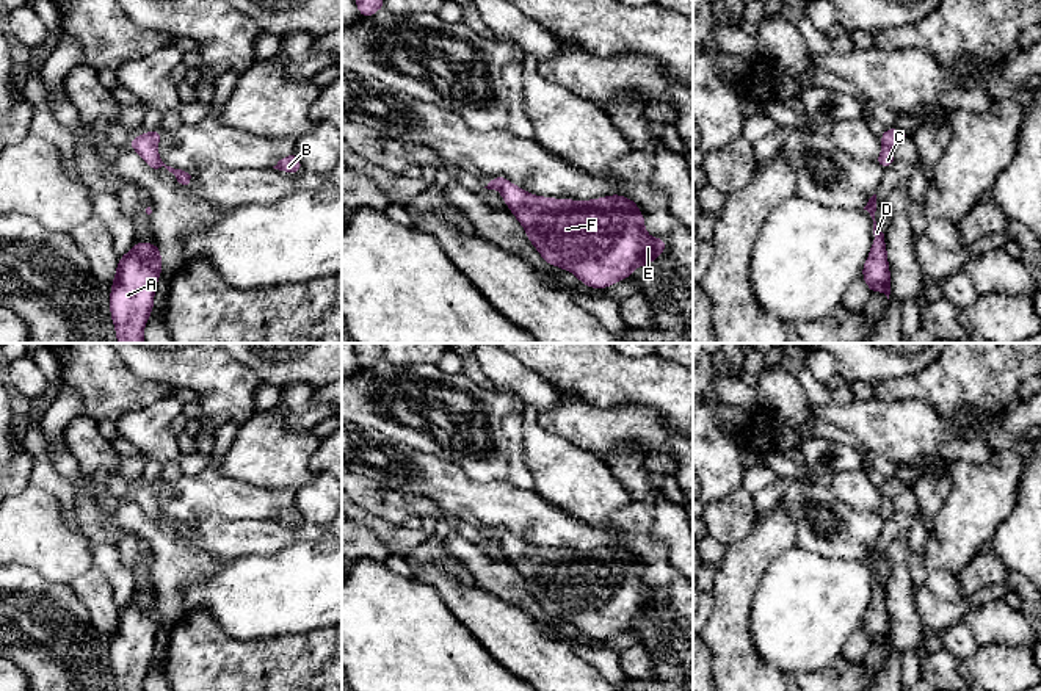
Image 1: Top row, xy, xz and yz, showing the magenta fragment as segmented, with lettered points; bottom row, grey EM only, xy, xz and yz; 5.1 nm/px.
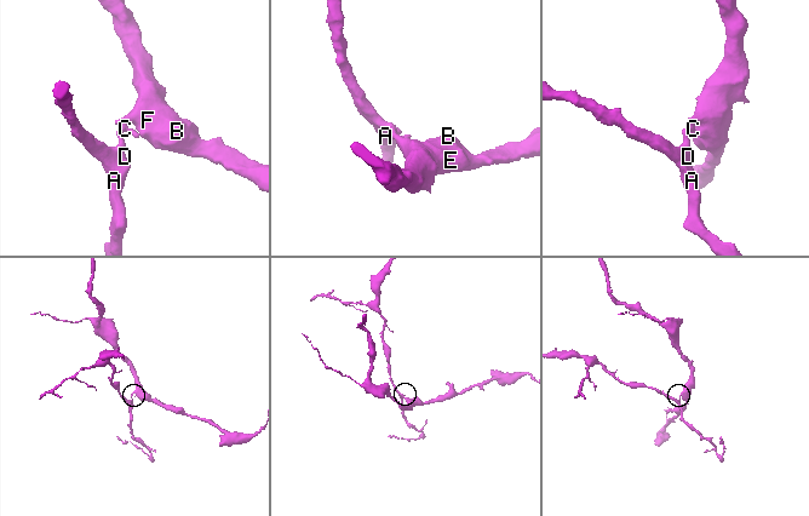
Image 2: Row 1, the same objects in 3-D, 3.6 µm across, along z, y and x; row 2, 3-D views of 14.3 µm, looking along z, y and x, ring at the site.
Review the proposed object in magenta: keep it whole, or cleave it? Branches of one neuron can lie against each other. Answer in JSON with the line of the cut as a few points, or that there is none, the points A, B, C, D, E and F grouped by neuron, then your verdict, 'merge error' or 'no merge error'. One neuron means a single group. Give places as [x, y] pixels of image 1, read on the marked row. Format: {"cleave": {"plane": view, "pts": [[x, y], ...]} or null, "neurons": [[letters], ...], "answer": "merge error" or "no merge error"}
{"cleave": {"plane": "yz", "pts": [[881, 135], [891, 148]]}, "neurons": [["A", "C", "D"], ["B", "E", "F"]], "answer": "merge error"}

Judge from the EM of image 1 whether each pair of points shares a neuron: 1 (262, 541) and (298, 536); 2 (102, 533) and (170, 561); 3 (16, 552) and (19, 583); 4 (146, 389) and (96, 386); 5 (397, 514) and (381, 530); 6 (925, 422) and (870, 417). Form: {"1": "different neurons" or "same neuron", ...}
{"1": "same neuron", "2": "different neurons", "3": "different neurons", "4": "same neuron", "5": "different neurons", "6": "same neuron"}

